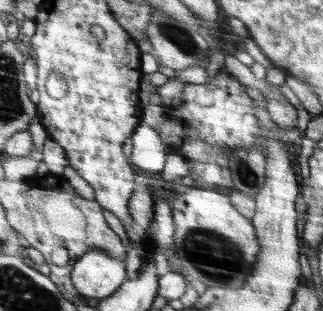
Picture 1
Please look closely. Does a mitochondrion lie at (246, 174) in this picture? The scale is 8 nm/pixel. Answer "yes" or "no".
yes

